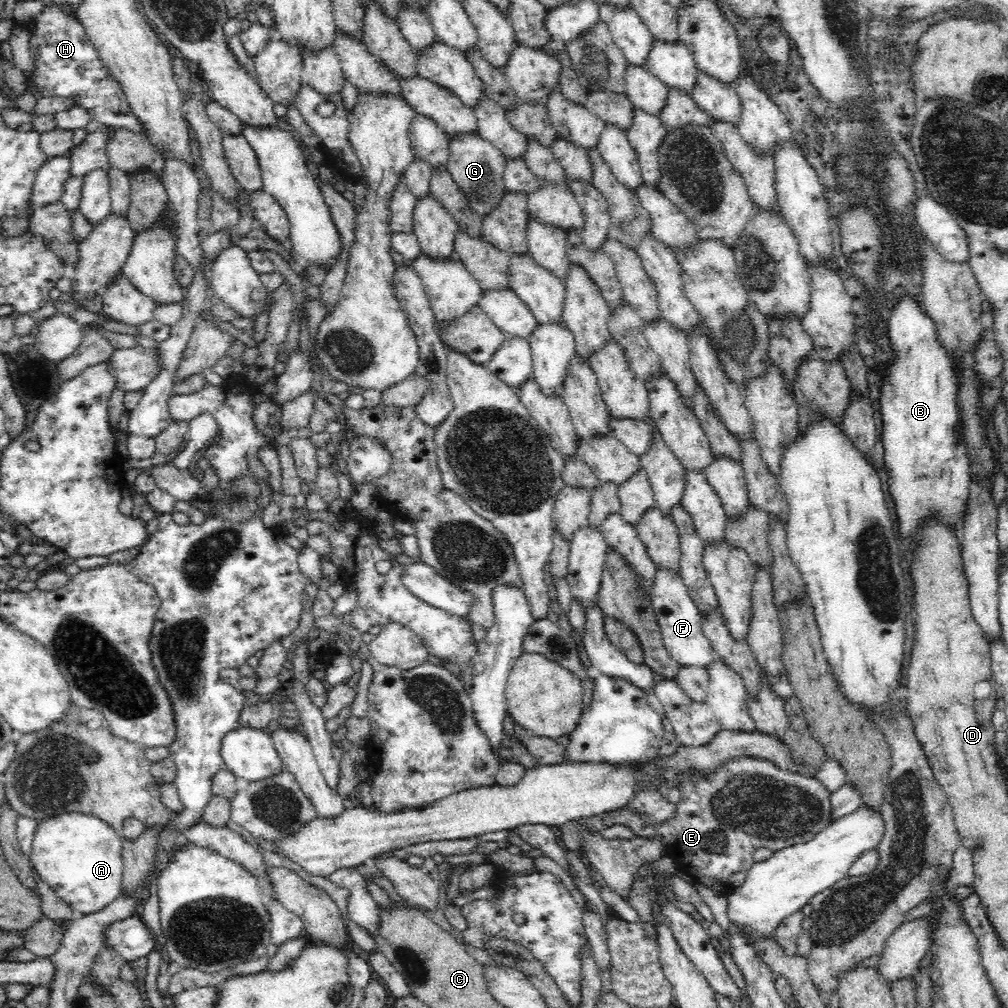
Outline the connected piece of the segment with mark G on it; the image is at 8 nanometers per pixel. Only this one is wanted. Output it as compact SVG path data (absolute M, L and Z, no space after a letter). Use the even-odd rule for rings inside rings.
M479 132L470 137L455 137L449 142L449 160L446 164L448 173L458 186L461 194L470 203L470 209L482 217L482 220L500 205L507 194L503 177L507 159L498 148L482 138Z

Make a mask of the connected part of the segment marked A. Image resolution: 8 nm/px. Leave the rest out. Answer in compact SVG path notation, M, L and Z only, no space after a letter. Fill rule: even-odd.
M82 812L57 814L38 821L29 859L42 881L72 910L89 915L122 894L123 840L106 821Z

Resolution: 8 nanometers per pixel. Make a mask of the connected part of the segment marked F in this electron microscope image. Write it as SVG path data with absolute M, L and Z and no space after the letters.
M656 568L654 584L650 588L649 595L660 626L664 647L670 657L679 662L681 667L710 669L715 659L715 653L710 641L704 635L700 610L690 598L681 575L665 568L660 568L660 570Z

